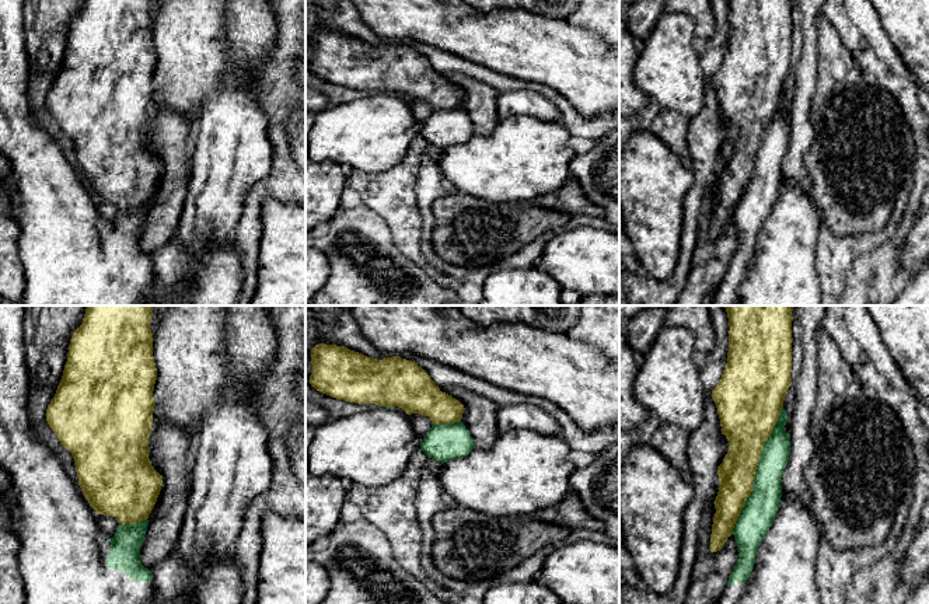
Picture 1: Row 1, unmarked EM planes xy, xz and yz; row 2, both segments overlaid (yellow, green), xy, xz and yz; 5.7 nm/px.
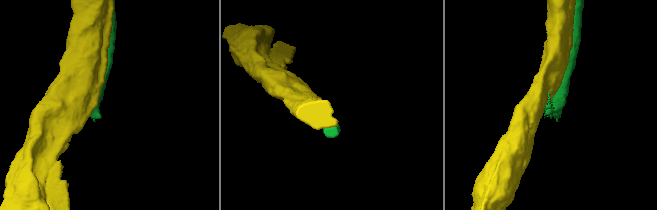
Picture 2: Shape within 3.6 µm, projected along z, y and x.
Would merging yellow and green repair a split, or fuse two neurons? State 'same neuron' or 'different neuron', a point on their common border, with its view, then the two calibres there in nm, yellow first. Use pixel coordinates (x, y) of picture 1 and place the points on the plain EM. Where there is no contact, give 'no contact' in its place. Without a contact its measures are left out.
different neuron | yz (755, 156) | 260/190 nm

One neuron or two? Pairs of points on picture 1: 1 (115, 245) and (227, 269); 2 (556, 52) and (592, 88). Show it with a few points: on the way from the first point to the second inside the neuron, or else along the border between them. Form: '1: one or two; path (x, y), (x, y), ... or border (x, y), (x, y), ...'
1: two; border (150, 257), (152, 280), (145, 289)
2: one; path (565, 60), (585, 80)

